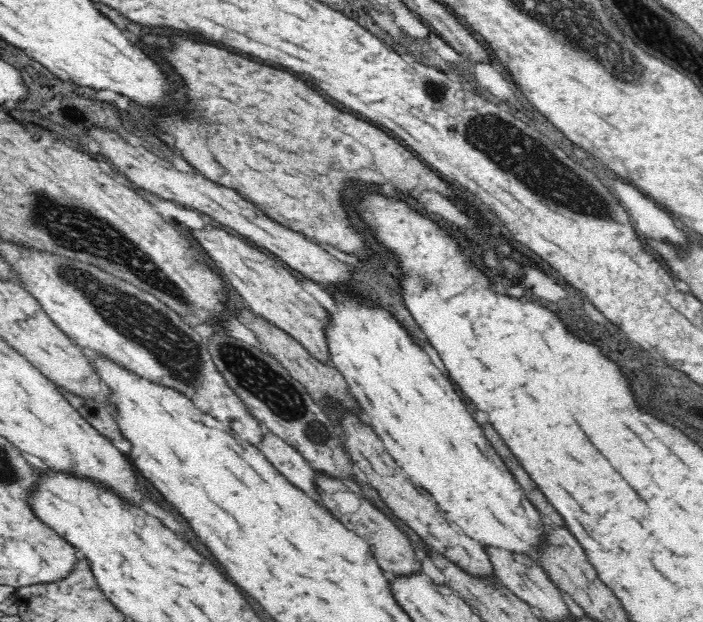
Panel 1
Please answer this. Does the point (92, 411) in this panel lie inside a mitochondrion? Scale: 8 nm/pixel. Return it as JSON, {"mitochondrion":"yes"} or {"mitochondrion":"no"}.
{"mitochondrion":"no"}

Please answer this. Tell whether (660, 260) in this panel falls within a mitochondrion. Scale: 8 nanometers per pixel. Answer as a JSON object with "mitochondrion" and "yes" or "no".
{"mitochondrion":"no"}

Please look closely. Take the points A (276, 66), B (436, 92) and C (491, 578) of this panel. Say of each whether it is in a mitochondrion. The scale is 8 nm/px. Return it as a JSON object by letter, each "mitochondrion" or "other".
{"A":"other","B":"mitochondrion","C":"other"}

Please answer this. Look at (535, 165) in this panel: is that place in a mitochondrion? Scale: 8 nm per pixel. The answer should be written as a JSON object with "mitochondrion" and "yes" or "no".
{"mitochondrion":"yes"}

